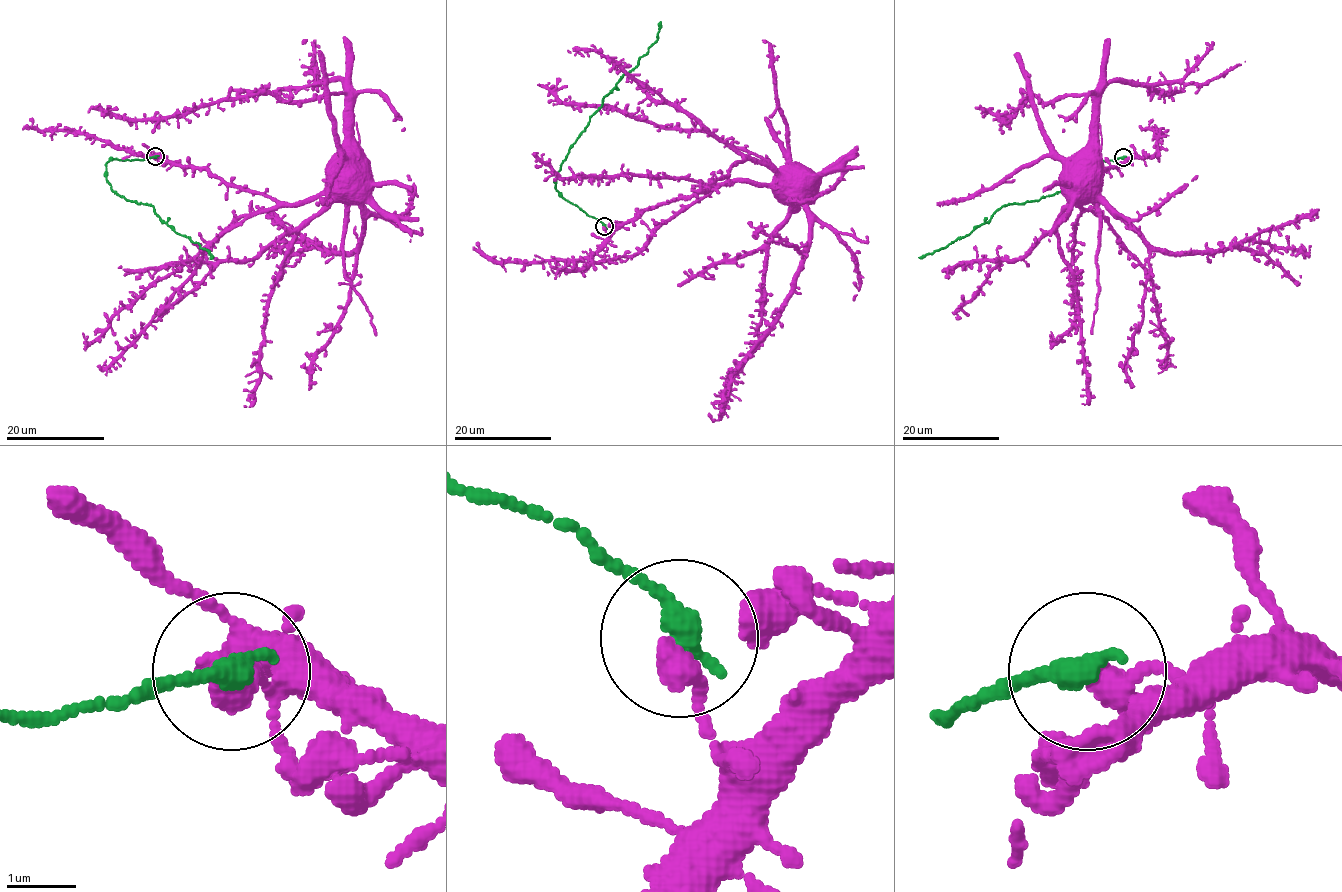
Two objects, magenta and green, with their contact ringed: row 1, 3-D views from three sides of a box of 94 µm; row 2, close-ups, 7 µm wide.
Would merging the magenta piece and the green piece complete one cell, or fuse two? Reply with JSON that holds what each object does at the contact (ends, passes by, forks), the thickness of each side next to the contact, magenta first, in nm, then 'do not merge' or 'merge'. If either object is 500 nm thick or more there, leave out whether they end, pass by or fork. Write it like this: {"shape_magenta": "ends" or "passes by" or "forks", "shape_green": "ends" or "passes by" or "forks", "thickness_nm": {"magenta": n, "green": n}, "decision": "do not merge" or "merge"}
{"shape_magenta": "ends", "shape_green": "ends", "thickness_nm": {"magenta": 400, "green": 360}, "decision": "do not merge"}

